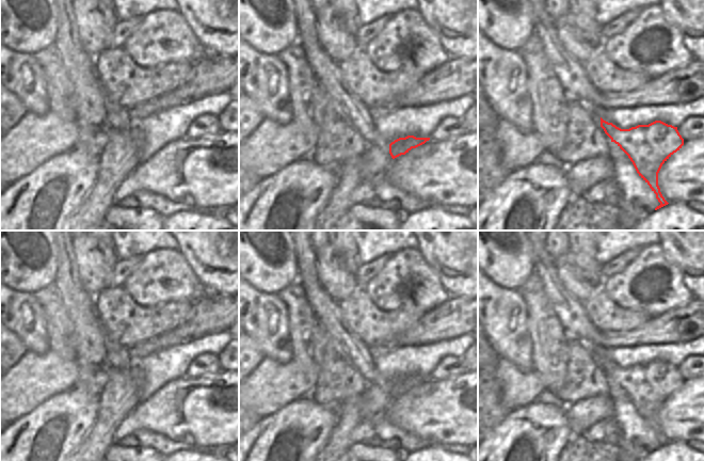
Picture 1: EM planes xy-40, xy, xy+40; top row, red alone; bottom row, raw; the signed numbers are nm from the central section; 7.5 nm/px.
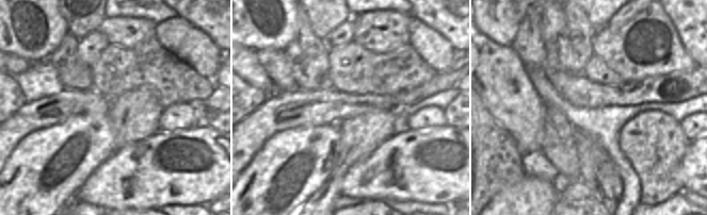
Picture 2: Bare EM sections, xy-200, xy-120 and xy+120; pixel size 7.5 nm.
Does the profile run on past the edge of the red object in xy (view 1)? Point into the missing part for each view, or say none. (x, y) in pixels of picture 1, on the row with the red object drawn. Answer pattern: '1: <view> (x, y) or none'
1: none

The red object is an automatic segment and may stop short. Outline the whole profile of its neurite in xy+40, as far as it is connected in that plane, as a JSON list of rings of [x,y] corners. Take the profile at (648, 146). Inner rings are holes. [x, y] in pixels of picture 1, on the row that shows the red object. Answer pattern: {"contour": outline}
{"contour": [[[532,9],[534,33],[539,36],[545,55],[571,99],[576,99],[603,129],[607,144],[614,142],[630,159],[639,176],[650,186],[660,203],[655,210],[668,205],[658,186],[662,164],[684,145],[677,127],[661,121],[621,129],[604,121],[601,113],[601,93],[592,85],[583,65],[576,61],[561,45],[556,20],[546,10],[538,14]]]}

